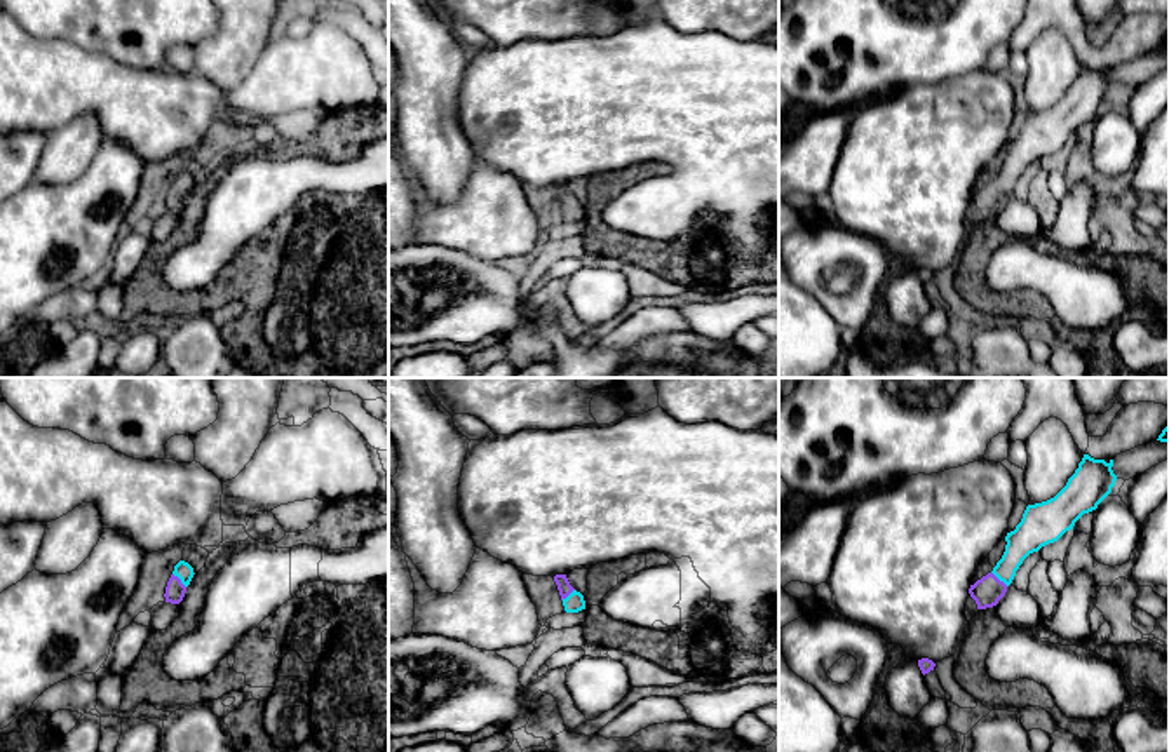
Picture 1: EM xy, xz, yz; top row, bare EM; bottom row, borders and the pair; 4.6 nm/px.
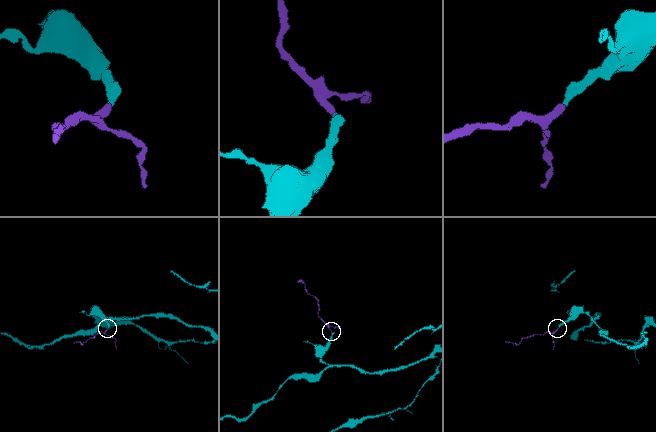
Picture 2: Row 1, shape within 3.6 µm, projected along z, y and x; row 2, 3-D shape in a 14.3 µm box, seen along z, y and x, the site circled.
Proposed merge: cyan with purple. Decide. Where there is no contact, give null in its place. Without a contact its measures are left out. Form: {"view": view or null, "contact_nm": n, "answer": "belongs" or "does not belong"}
{"view": "yz", "contact_nm": 100, "answer": "belongs"}

